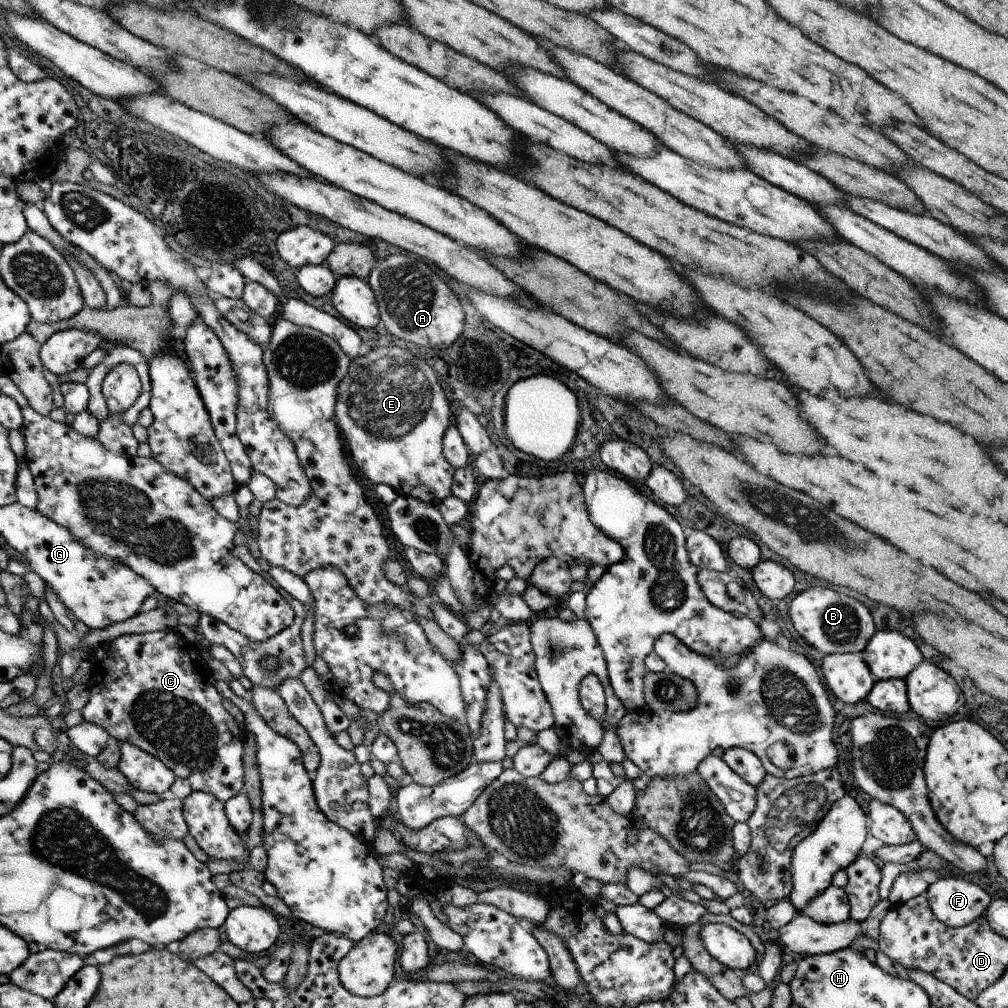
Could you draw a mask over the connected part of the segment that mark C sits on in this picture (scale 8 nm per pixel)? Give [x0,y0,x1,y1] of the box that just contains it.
[82,630,242,802]

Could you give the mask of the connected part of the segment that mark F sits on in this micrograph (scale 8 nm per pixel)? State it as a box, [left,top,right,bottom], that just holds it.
[924,871,993,927]

